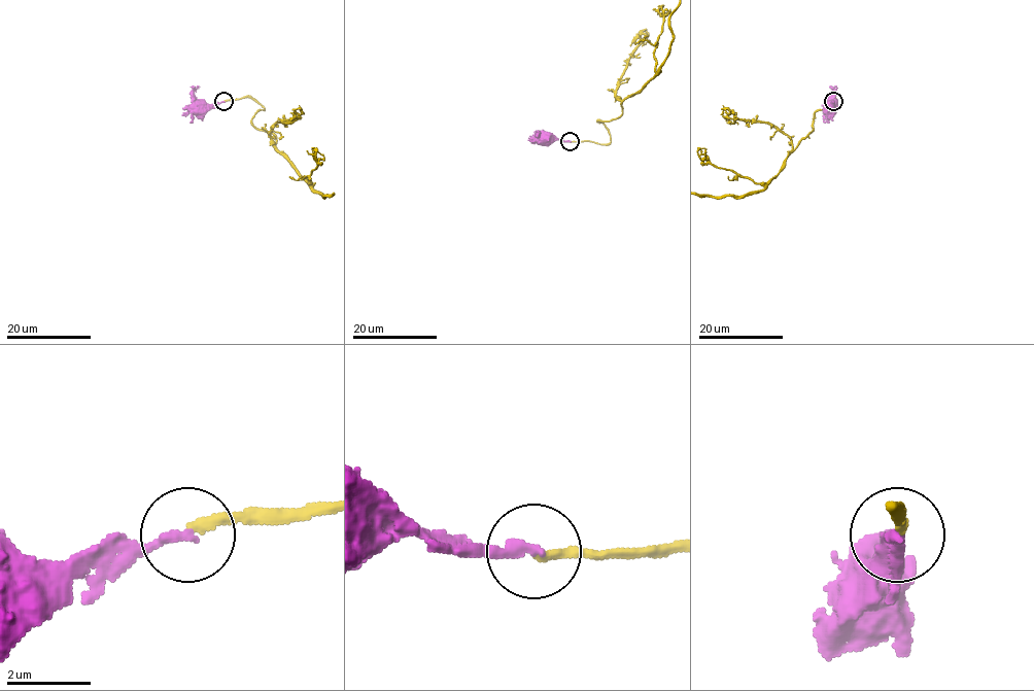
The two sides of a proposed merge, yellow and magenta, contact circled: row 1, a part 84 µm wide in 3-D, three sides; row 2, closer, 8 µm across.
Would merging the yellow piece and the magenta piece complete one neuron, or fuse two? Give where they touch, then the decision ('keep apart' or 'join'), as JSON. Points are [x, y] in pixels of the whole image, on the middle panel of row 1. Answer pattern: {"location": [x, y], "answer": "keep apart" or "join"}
{"location": [570, 141], "answer": "join"}

